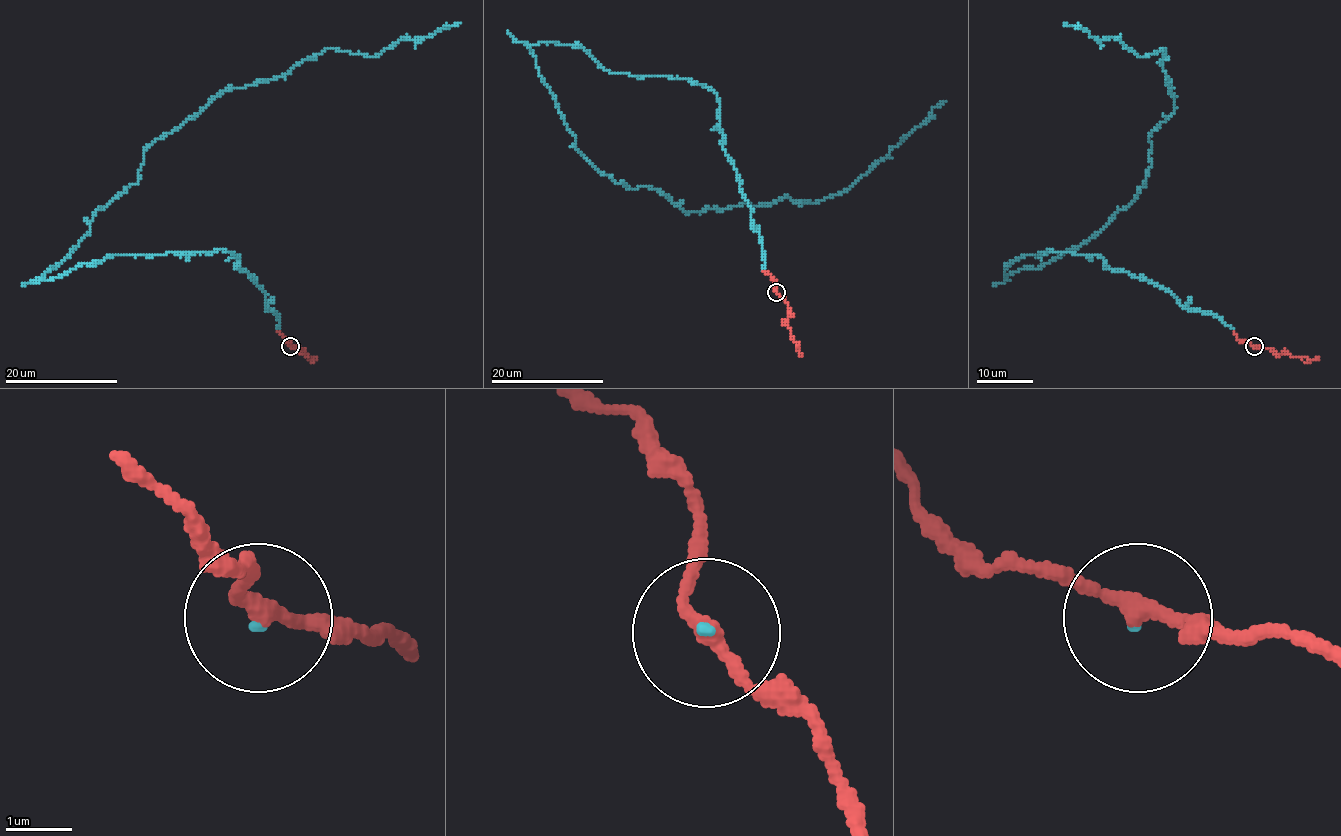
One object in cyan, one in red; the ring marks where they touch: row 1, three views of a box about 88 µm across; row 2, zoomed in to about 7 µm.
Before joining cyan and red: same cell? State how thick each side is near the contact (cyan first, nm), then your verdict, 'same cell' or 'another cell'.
calibres 50 and 220 nm; same cell

